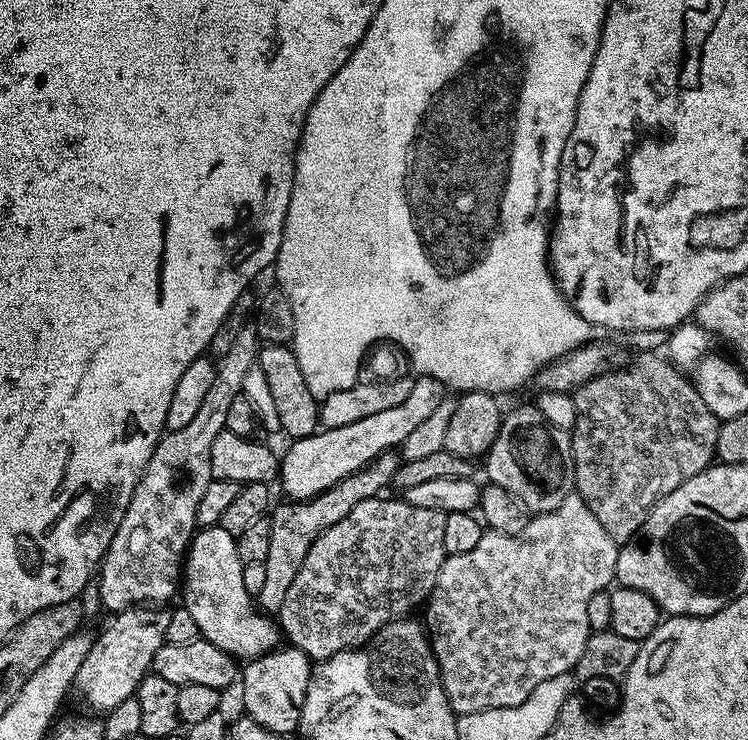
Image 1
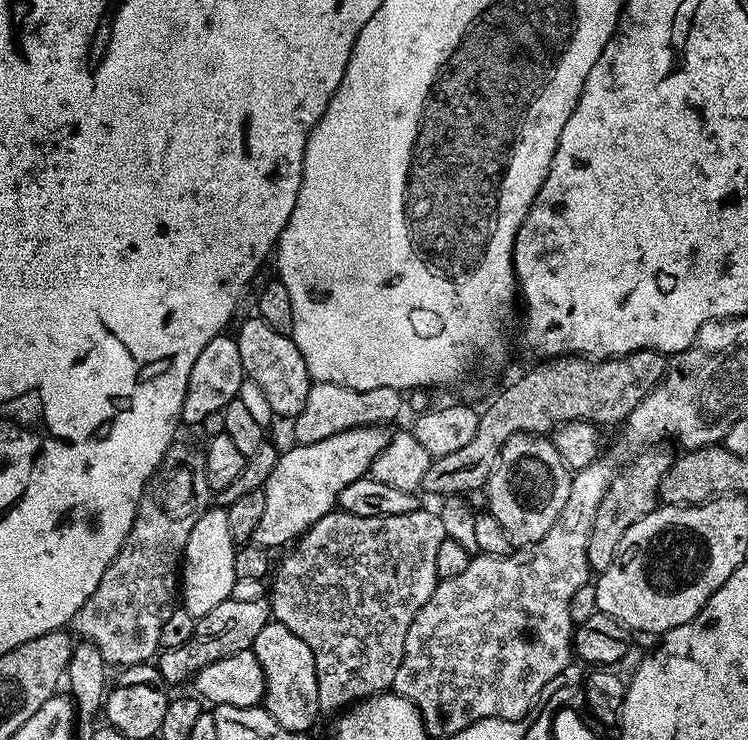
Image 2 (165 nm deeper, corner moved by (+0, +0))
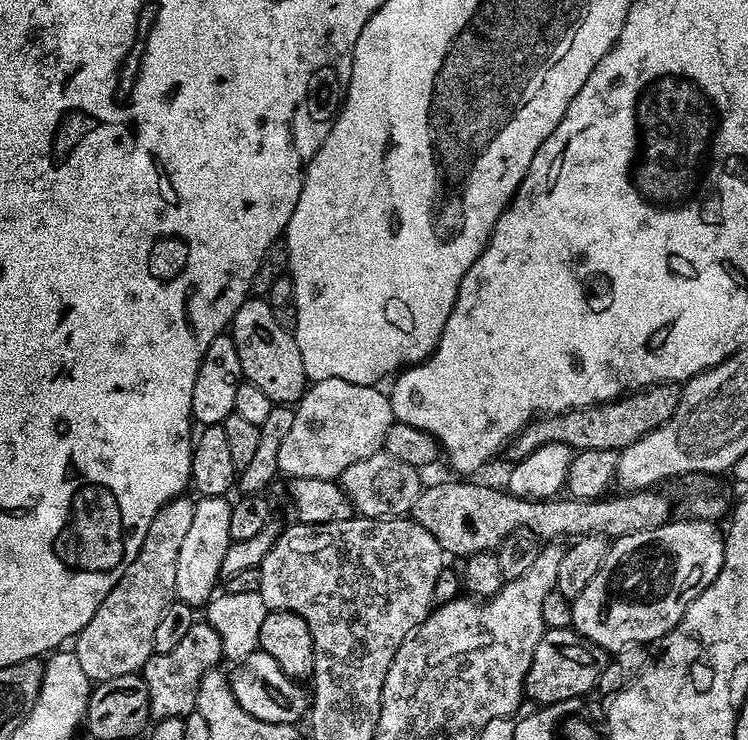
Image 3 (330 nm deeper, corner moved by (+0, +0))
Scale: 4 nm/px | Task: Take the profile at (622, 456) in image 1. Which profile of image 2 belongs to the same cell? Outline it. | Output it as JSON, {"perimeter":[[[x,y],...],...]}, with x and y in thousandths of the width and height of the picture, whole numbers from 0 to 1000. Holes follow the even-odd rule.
{"perimeter":[[[868,604],[865,608],[857,609],[844,626],[834,630],[841,630],[841,632],[830,631],[816,651],[805,678],[799,678],[799,689],[794,695],[794,705],[789,711],[789,732],[783,732],[786,766],[793,774],[807,773],[810,765],[816,765],[816,759],[821,759],[821,749],[826,743],[826,732],[832,732],[832,722],[837,722],[837,716],[842,716],[842,711],[848,711],[848,705],[864,700],[864,695],[869,695],[878,686],[882,653],[901,620],[900,612],[893,612],[888,605],[892,604]]]}

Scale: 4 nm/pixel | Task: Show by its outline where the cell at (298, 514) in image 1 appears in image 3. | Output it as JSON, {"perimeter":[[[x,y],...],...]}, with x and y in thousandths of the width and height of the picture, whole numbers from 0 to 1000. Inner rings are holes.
{"perimeter":[[[275,841],[254,846],[254,853],[238,866],[233,878],[222,878],[222,884],[205,884],[190,904],[195,932],[201,932],[203,968],[209,973],[245,970],[262,961],[265,927],[270,916],[293,899],[289,896],[298,892],[297,862],[291,862],[291,851],[286,851],[286,846]]]}

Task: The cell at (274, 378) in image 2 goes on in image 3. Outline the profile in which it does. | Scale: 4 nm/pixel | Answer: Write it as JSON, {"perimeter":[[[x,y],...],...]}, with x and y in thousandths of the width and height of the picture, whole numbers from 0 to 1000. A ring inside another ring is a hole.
{"perimeter":[[[333,403],[318,414],[318,424],[313,424],[307,439],[307,453],[313,468],[318,473],[318,489],[324,489],[324,509],[326,514],[340,516],[340,522],[348,523],[356,538],[361,538],[369,549],[394,549],[406,536],[414,523],[414,515],[409,505],[409,495],[404,495],[404,477],[398,473],[398,462],[394,453],[386,445],[372,441],[372,430],[361,420],[357,404]]]}

